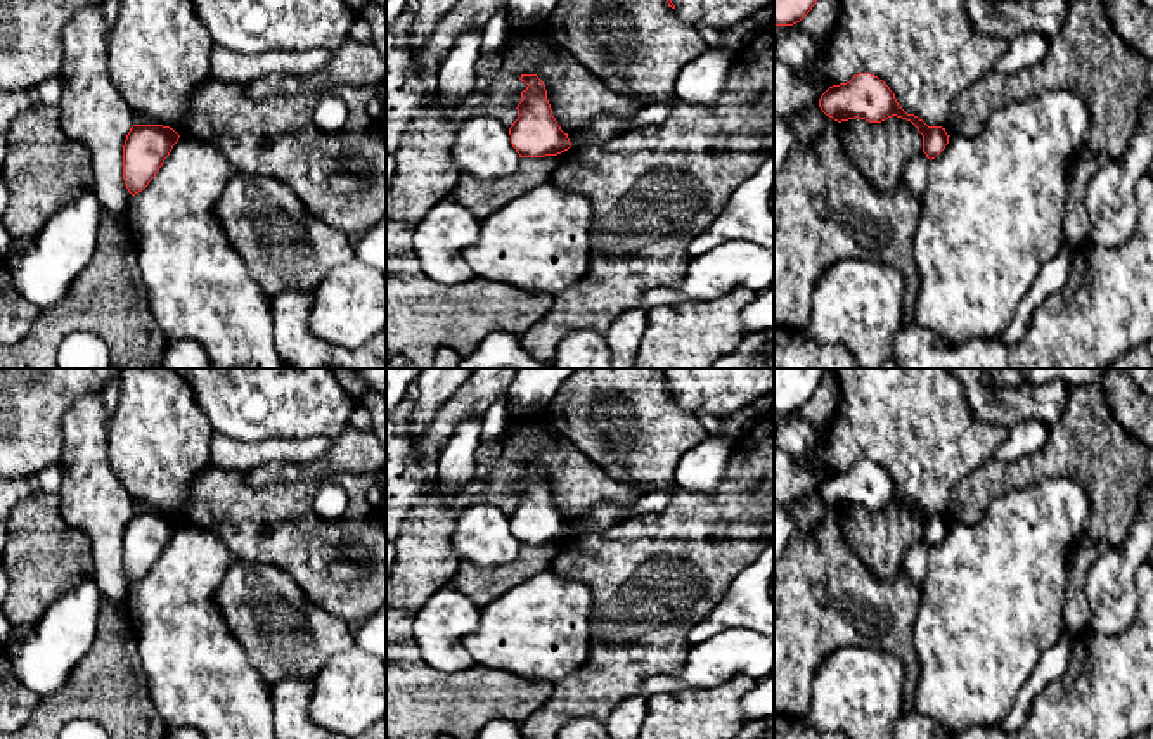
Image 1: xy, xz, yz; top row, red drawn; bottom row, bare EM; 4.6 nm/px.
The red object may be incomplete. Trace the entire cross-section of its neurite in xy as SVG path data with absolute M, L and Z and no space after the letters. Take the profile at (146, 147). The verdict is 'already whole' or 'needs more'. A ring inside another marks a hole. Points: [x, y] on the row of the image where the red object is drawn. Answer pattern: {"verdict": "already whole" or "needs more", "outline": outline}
{"verdict": "already whole", "outline": "M133 125L123 145L123 180L132 196L142 192L170 156L180 135L163 125Z"}

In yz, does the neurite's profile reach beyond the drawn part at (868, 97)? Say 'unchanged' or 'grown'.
unchanged

